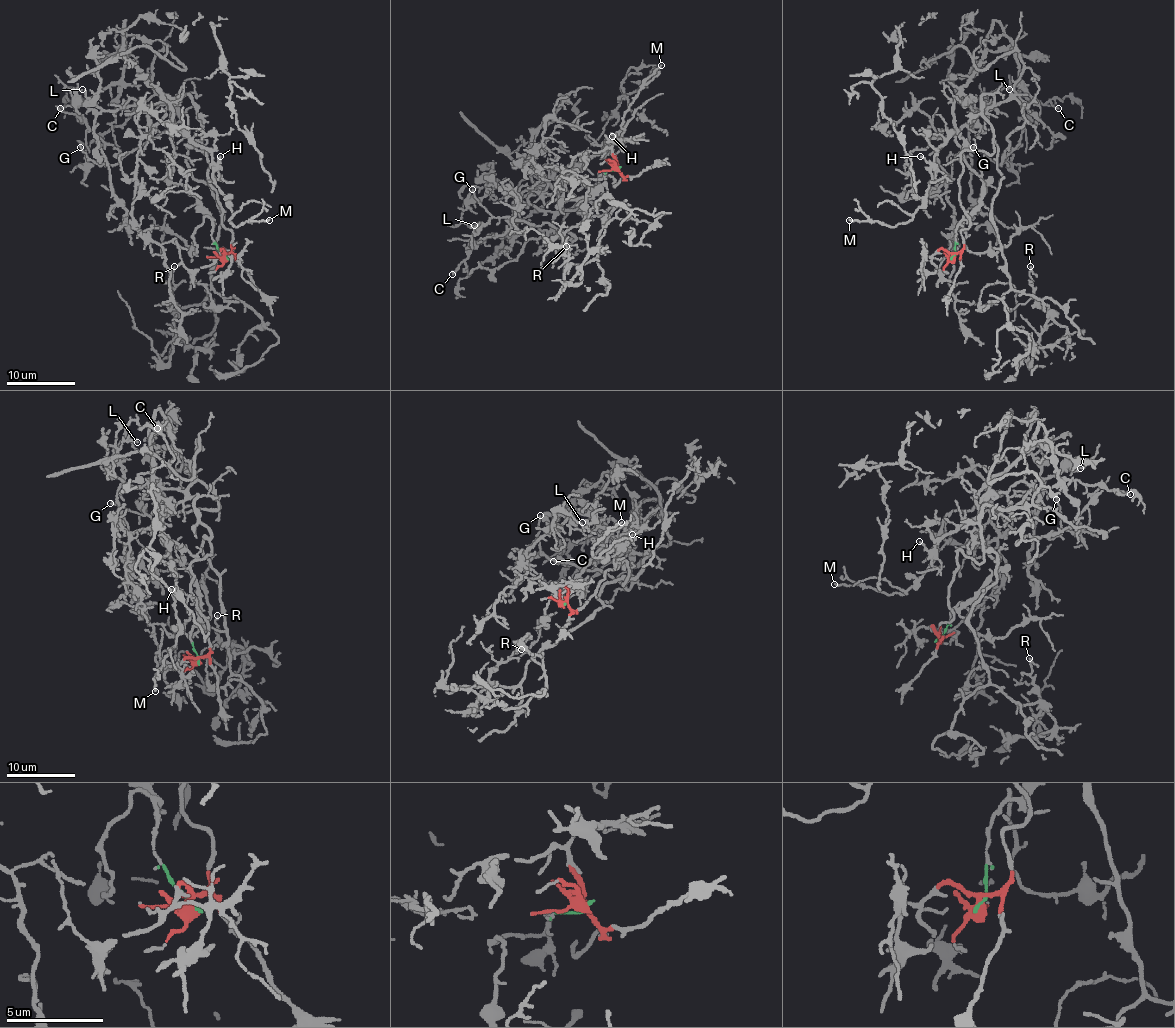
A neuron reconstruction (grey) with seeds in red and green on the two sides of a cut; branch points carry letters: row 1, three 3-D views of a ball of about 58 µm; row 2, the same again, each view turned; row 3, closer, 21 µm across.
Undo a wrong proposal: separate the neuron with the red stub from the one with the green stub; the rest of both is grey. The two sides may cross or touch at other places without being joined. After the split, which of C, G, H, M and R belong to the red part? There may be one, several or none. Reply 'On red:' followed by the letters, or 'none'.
On red: G, R

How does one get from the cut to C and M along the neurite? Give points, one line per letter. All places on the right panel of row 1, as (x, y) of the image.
C: (952, 257), (955, 229), (983, 181), (955, 140), (954, 98), (983, 55), (1010, 50), (1017, 90), (1059, 109)
M: (952, 257), (955, 229), (979, 200), (983, 181), (967, 164), (955, 129), (910, 219), (890, 226), (848, 219)

